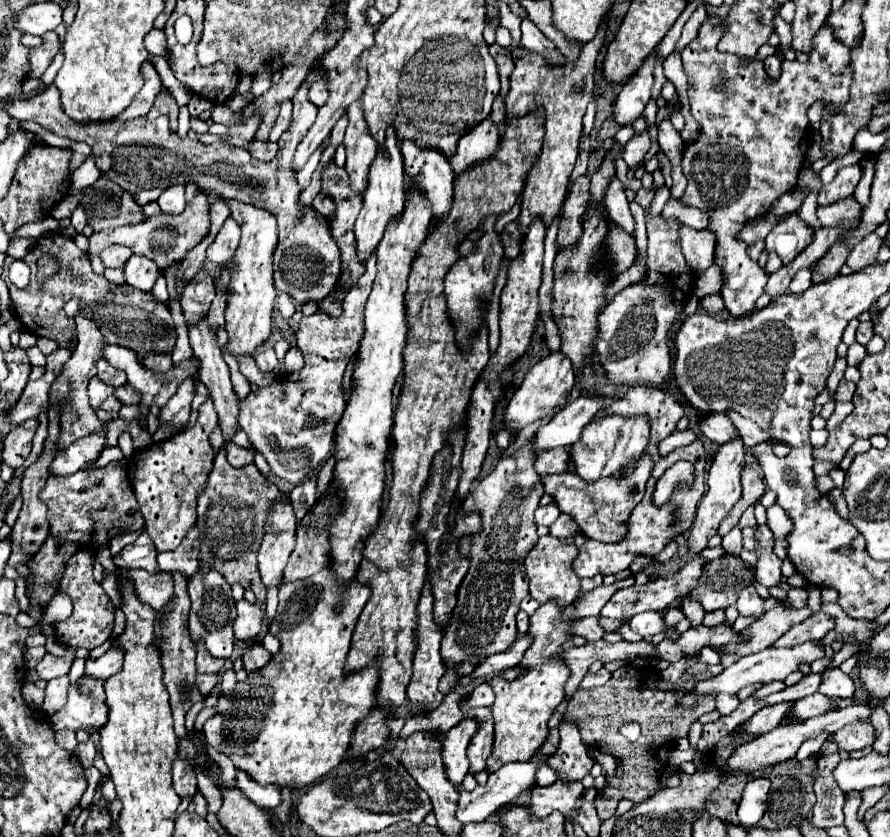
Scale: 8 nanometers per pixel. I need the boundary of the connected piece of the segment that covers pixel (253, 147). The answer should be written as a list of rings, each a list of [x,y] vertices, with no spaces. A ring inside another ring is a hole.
[[[252,141],[248,145],[248,153],[258,159],[258,161],[272,161],[278,153],[278,145],[276,143],[264,143],[264,141]]]

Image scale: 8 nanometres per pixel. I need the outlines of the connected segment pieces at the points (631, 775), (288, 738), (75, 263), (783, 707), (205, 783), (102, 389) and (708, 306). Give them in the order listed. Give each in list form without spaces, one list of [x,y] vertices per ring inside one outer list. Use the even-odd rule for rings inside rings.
[[[628,663],[624,667],[620,667],[616,671],[616,677],[610,677],[610,681],[598,689],[578,689],[574,693],[574,697],[568,701],[568,707],[566,707],[566,717],[576,723],[576,727],[580,727],[580,737],[584,739],[584,743],[588,747],[596,747],[596,749],[602,749],[604,753],[612,755],[620,765],[622,765],[622,775],[616,777],[616,781],[606,781],[602,793],[596,797],[594,805],[598,809],[598,817],[602,821],[614,817],[616,813],[616,807],[618,807],[618,801],[620,799],[632,799],[634,803],[638,801],[644,801],[648,797],[652,797],[652,793],[658,789],[658,779],[660,775],[664,773],[664,769],[668,767],[668,757],[674,749],[674,741],[678,737],[686,737],[688,735],[688,727],[690,723],[694,723],[698,717],[702,717],[704,713],[708,711],[714,711],[714,705],[716,705],[716,699],[700,699],[700,703],[696,703],[696,707],[692,707],[692,711],[684,711],[682,707],[676,707],[676,703],[680,703],[680,695],[688,695],[688,691],[692,691],[692,687],[696,687],[696,683],[700,683],[700,679],[710,679],[712,673],[708,671],[708,665],[706,663],[694,663],[692,667],[688,667],[682,677],[678,681],[668,681],[660,675],[660,671],[656,671],[652,665],[648,667],[638,667],[634,663]],[[628,721],[636,721],[640,727],[642,727],[642,737],[636,741],[636,743],[630,743],[626,741],[620,733],[618,733],[618,727],[628,723]]]
[[[324,567],[308,579],[280,585],[278,611],[270,623],[270,633],[282,643],[280,651],[272,655],[268,665],[250,671],[246,681],[238,681],[230,695],[218,693],[218,703],[214,707],[216,715],[204,723],[206,741],[218,753],[228,755],[234,767],[248,773],[256,783],[302,789],[320,781],[344,759],[356,721],[364,719],[376,703],[376,663],[354,675],[344,675],[350,637],[368,597],[370,589],[360,585],[356,579],[346,587],[338,585],[330,567]],[[338,603],[342,603],[340,613],[334,611],[334,605]]]
[[[50,233],[40,237],[34,247],[28,251],[28,257],[24,255],[22,261],[36,263],[40,255],[56,255],[60,259],[60,275],[56,279],[48,279],[44,287],[36,283],[36,275],[32,269],[30,283],[24,289],[18,289],[8,279],[8,265],[14,261],[14,257],[6,257],[2,279],[6,281],[10,289],[10,299],[14,307],[14,315],[20,319],[20,323],[32,331],[38,337],[46,337],[58,343],[58,347],[72,349],[76,343],[76,323],[74,317],[68,317],[64,313],[64,303],[72,297],[80,299],[80,313],[94,319],[100,331],[104,331],[104,343],[106,345],[120,345],[126,349],[132,349],[140,357],[146,353],[172,353],[176,345],[176,331],[170,317],[170,311],[164,303],[156,303],[150,293],[142,293],[138,289],[132,289],[130,285],[114,285],[104,275],[96,275],[92,271],[92,265],[84,251],[80,251],[72,239],[64,237],[62,233]],[[128,341],[128,343],[118,343]]]
[[[786,701],[786,703],[764,707],[752,719],[748,719],[748,723],[744,723],[742,729],[746,733],[752,733],[752,735],[764,735],[764,733],[776,729],[792,707],[794,707],[794,701]]]
[[[196,771],[196,776],[198,780],[198,789],[208,802],[208,812],[217,813],[222,805],[220,790],[210,778],[204,776],[202,771]]]
[[[92,377],[92,381],[88,383],[88,397],[90,397],[92,409],[98,409],[100,403],[102,403],[108,395],[112,395],[112,393],[114,393],[114,389],[108,387],[108,385],[104,385],[98,377]]]
[[[706,295],[706,297],[702,297],[700,299],[700,305],[708,311],[708,313],[712,313],[712,315],[718,315],[718,313],[722,313],[726,307],[724,307],[724,301],[722,301],[722,295]]]

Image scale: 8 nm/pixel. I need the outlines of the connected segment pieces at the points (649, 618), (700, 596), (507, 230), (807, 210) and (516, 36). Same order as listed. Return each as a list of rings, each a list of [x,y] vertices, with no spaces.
[[[648,611],[644,615],[632,617],[628,625],[632,627],[632,631],[640,633],[642,637],[654,637],[658,633],[666,633],[666,639],[670,639],[670,641],[676,641],[680,637],[680,633],[676,631],[676,627],[668,627],[664,623],[662,615],[660,613],[652,613],[652,611]]]
[[[700,581],[700,587],[690,597],[696,599],[696,601],[700,601],[706,611],[726,609],[728,605],[736,603],[736,597],[726,597],[726,591],[714,591],[706,583],[702,583],[702,581]]]
[[[512,221],[502,231],[504,239],[504,253],[508,259],[516,259],[520,255],[520,233],[518,233],[518,221]]]
[[[813,189],[810,192],[810,195],[804,199],[804,203],[802,203],[800,211],[798,211],[798,215],[800,215],[806,223],[814,225],[814,229],[818,229],[818,227],[820,227],[820,221],[818,221],[818,217],[816,217],[816,207],[818,207],[816,197],[818,197],[818,194],[818,189]]]
[[[498,1],[498,7],[500,11],[500,24],[507,28],[511,32],[512,36],[512,43],[508,48],[510,54],[512,54],[514,48],[520,45],[521,40],[521,30],[520,30],[520,23],[521,20],[518,16],[516,16],[509,8],[508,4],[503,1]]]

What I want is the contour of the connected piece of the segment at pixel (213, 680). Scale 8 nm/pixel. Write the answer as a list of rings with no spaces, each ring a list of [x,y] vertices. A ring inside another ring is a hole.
[[[214,673],[212,675],[198,675],[196,683],[204,695],[210,695],[210,691],[218,685],[218,675],[214,675]]]

